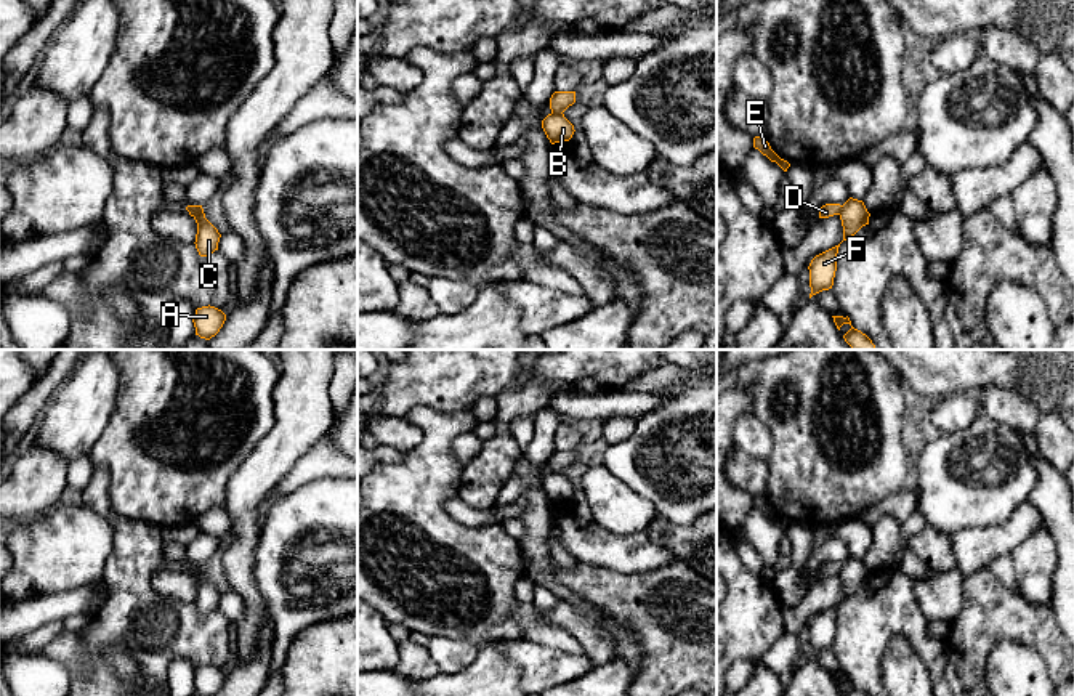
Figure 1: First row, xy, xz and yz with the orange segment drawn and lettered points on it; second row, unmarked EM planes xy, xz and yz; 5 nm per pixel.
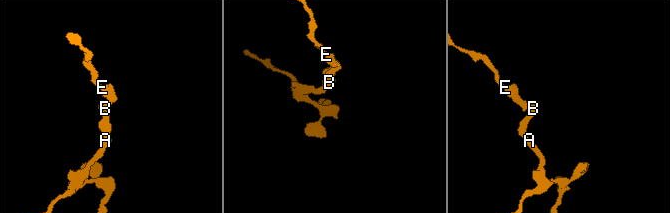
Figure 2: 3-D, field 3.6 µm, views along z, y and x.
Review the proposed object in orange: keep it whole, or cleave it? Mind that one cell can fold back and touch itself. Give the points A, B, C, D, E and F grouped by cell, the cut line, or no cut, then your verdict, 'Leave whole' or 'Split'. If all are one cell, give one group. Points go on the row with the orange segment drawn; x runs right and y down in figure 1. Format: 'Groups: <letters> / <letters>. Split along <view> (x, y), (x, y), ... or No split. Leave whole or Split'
Groups: A B C F / D E. Split along xz (552, 113), (561, 114). Split

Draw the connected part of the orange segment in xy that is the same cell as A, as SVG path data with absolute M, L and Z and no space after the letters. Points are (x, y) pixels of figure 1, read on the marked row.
M202 306L196 310L196 316L192 319L196 327L196 335L200 338L210 340L215 337L226 321L226 314L215 306Z

